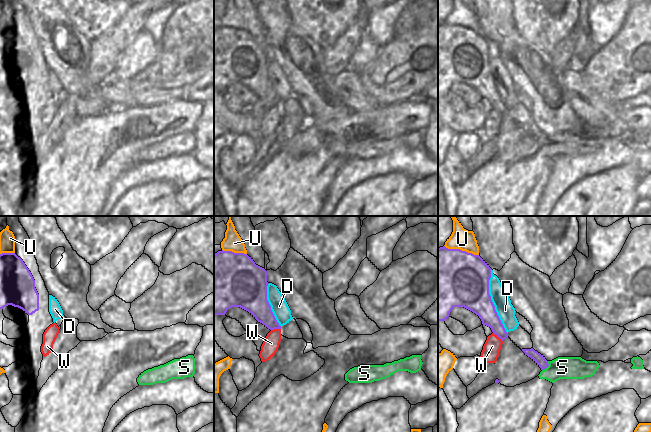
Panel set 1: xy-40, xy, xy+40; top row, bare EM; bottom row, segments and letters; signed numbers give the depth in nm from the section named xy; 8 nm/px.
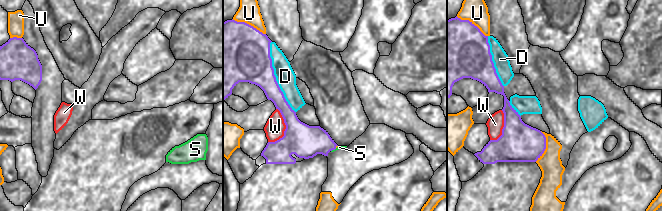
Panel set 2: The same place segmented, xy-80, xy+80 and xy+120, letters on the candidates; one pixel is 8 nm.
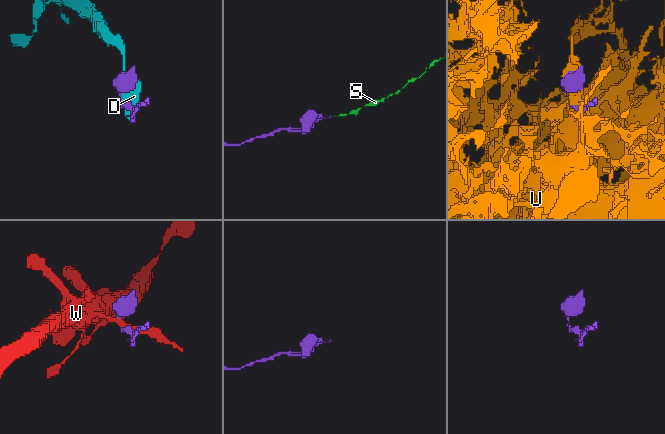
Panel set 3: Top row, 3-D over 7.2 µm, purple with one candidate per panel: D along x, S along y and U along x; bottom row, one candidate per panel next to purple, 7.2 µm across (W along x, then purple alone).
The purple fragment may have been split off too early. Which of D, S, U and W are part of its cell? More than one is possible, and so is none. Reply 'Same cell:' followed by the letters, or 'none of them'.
Same cell: S

